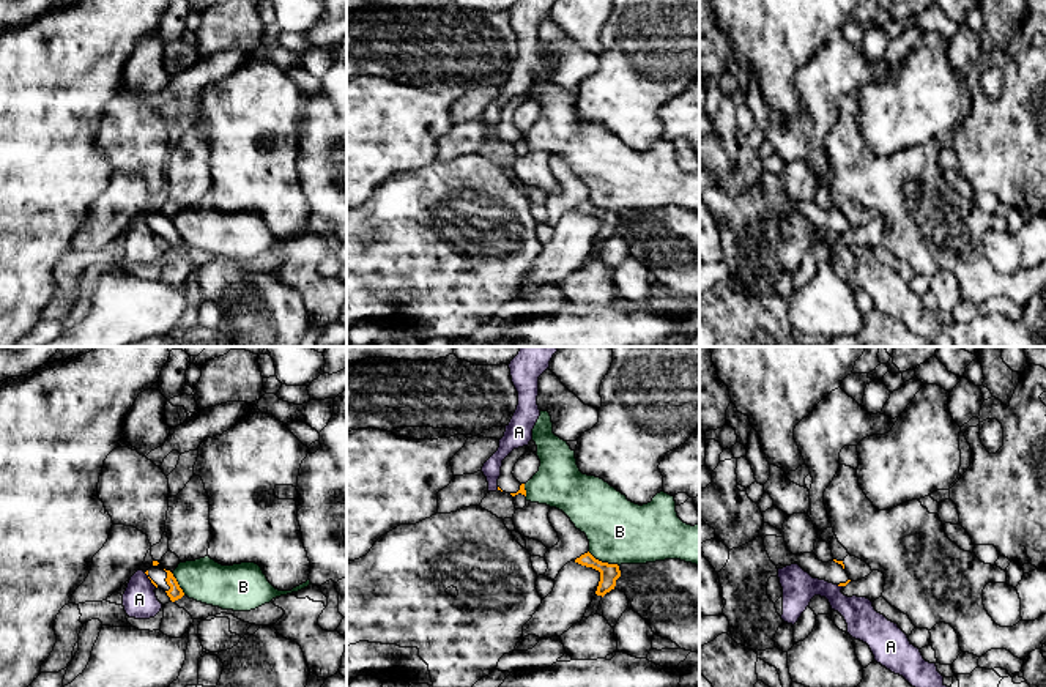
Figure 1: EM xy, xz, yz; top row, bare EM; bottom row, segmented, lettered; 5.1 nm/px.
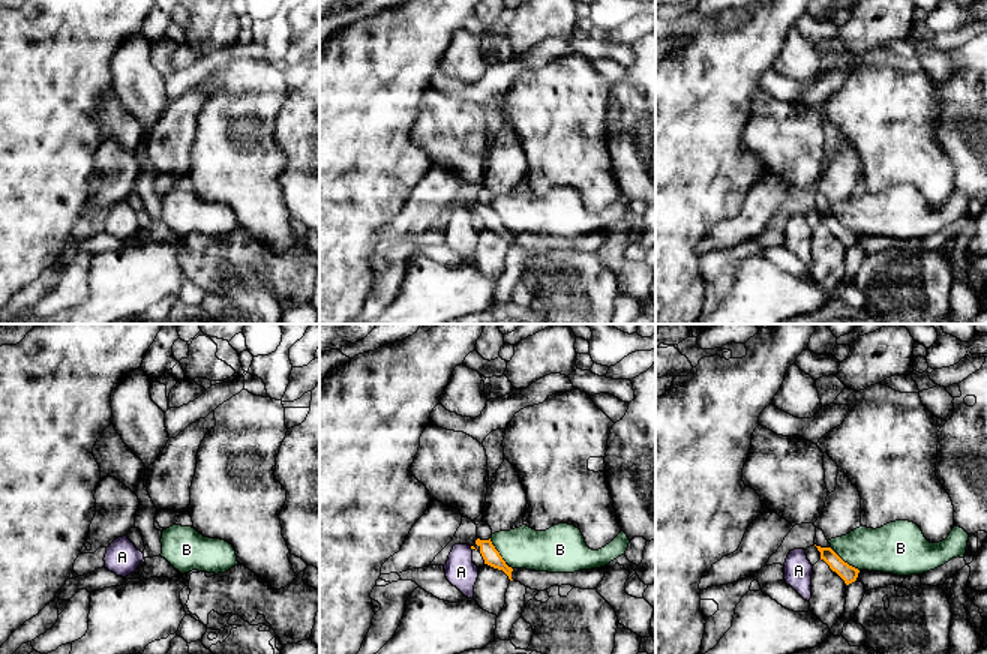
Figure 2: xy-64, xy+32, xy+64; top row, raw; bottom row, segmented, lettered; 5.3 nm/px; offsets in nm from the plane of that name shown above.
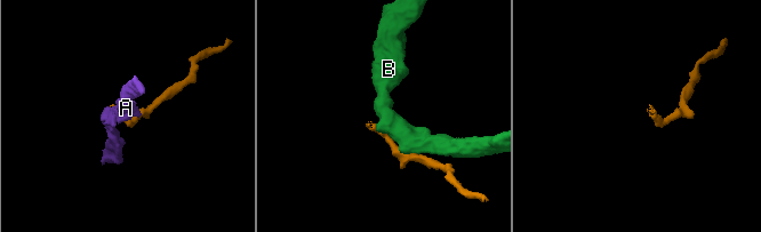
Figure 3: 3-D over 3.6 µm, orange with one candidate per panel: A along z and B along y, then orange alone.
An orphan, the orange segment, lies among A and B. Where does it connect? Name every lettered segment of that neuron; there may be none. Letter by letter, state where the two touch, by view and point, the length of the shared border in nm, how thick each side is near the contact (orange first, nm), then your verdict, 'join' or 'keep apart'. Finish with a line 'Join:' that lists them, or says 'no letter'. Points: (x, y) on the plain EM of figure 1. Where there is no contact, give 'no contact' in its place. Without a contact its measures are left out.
A: xy (150, 226) | 100 nm | 20/170 nm | keep apart
B: xz (604, 210) | 180 nm | 100/320 nm | keep apart
Join: no letter

